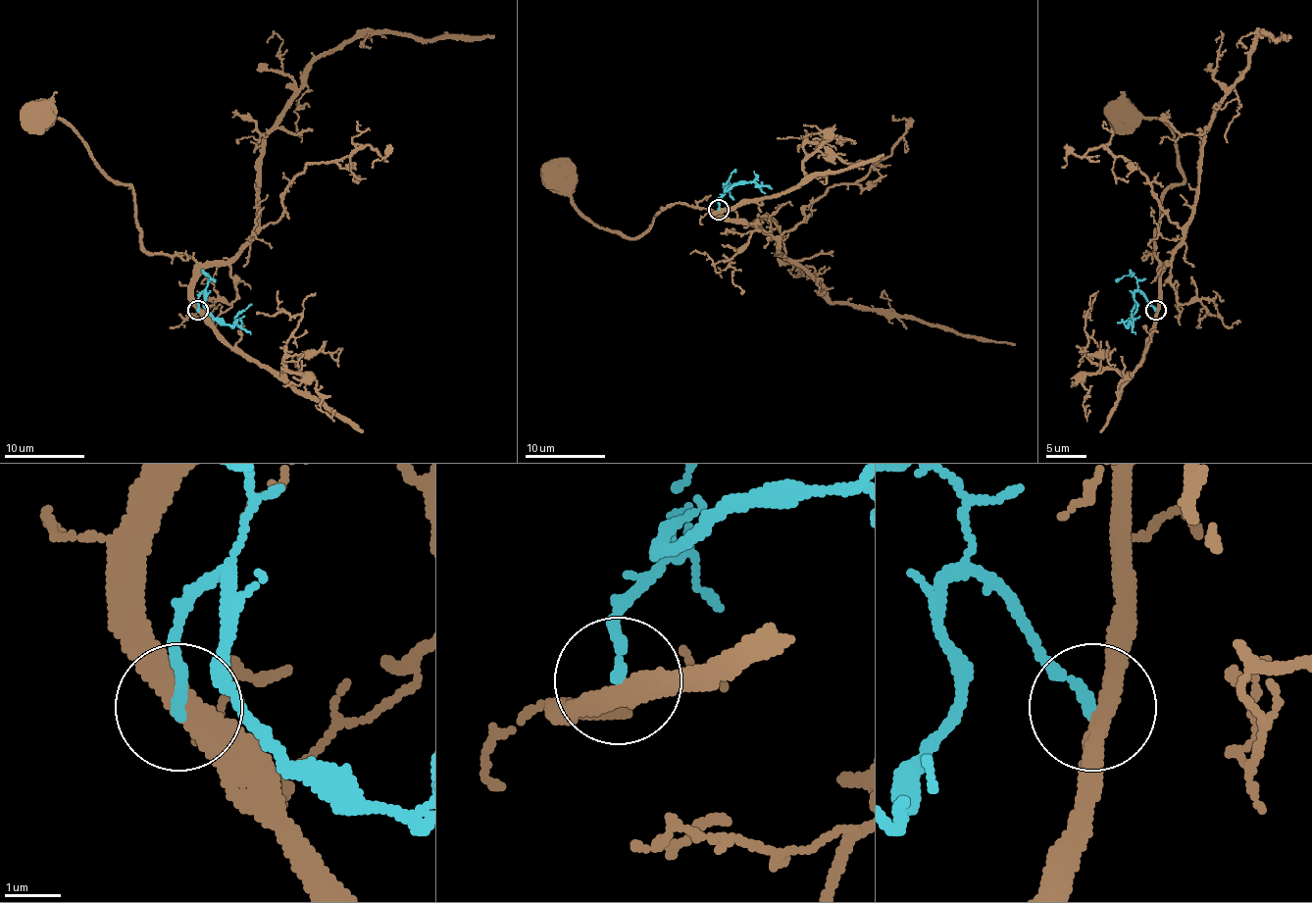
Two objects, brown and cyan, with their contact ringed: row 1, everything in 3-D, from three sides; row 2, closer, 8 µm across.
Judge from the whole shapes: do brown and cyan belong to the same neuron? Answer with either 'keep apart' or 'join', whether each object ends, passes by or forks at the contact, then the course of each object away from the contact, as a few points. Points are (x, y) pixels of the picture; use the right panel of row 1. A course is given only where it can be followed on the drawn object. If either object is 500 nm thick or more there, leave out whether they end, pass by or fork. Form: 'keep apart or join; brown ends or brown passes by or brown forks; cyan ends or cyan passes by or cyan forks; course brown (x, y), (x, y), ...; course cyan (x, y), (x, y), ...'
keep apart; brown passes by; cyan ends; course brown (1157, 309), (1157, 261), (1149, 255), (1163, 194), (1180, 184), (1184, 172), (1173, 131), (1159, 120), (1127, 109); course cyan (1155, 309), (1136, 291), (1136, 309), (1129, 326), (1135, 303)

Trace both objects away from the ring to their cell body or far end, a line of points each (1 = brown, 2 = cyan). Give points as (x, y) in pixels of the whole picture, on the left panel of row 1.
1: (197, 309), (193, 261), (185, 255), (151, 255), (143, 246), (134, 194), (104, 172), (75, 131), (40, 109)
2: (197, 309), (197, 297), (205, 291), (203, 305), (216, 318), (231, 326), (252, 303)

